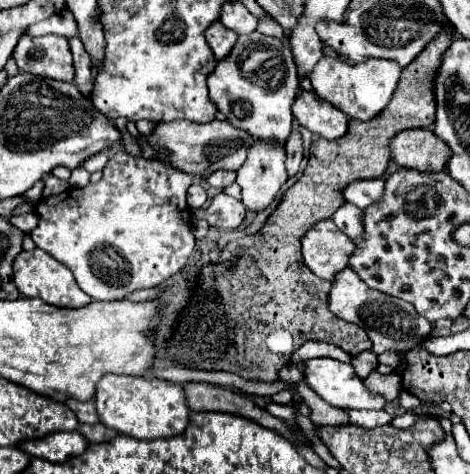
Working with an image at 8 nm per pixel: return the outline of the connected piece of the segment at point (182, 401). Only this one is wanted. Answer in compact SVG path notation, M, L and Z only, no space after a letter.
M104 375L96 385L96 409L100 421L124 435L138 439L160 439L184 433L188 425L190 407L180 383L164 381L158 377L124 377Z

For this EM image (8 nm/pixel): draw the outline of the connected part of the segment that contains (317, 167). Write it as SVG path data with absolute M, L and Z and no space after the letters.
M444 29L426 49L400 73L398 87L386 105L386 109L370 119L370 121L358 121L352 119L346 131L346 137L340 137L336 141L318 139L310 147L310 159L308 167L302 173L302 177L284 193L280 205L276 211L268 217L266 227L262 231L264 243L258 243L256 249L230 243L218 265L206 265L200 273L200 281L196 291L192 291L192 299L188 303L188 309L184 311L178 331L174 339L170 341L172 357L176 363L188 367L188 369L204 369L204 371L232 371L240 373L244 379L258 379L258 381L274 381L278 379L278 371L290 363L290 355L302 347L306 341L328 341L344 349L348 355L358 355L362 351L368 351L370 339L368 335L358 327L350 325L348 321L342 321L340 317L334 317L334 313L328 311L328 293L330 293L330 281L324 281L316 277L310 269L306 269L302 253L300 253L300 239L302 235L316 225L318 221L330 219L338 207L346 203L342 191L358 179L378 179L384 175L388 163L390 163L390 139L404 131L404 129L427 128L434 125L436 117L436 97L434 97L434 73L438 73L438 67L442 65L442 55L450 47L454 39L452 29Z

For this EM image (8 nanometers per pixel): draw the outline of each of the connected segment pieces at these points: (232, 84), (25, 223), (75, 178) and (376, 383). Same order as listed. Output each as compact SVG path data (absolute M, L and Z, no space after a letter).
M258 31L240 35L230 57L218 61L214 73L210 73L208 89L218 111L222 111L232 125L238 125L238 129L244 129L254 137L276 137L282 141L290 135L290 107L298 91L298 69L288 43L284 49L280 39L266 37Z
M24 213L24 215L18 215L18 217L10 217L10 221L12 221L18 229L22 229L24 233L30 233L30 231L36 227L38 217L36 217L36 213Z
M77 167L71 171L69 183L71 187L82 188L90 183L91 174L88 173L83 167Z
M372 371L366 379L366 389L372 391L372 393L380 393L386 401L392 401L398 397L398 393L402 391L402 383L400 383L400 377L394 373L390 375L380 375L378 371Z

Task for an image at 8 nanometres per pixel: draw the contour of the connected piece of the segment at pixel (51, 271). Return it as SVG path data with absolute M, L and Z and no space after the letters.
M40 249L22 251L16 257L16 261L14 261L14 283L16 283L16 289L24 297L40 297L42 301L46 301L48 305L54 305L54 307L84 307L92 301L92 297L86 295L78 287L70 269L66 269L60 261L54 261L48 253L42 253Z

